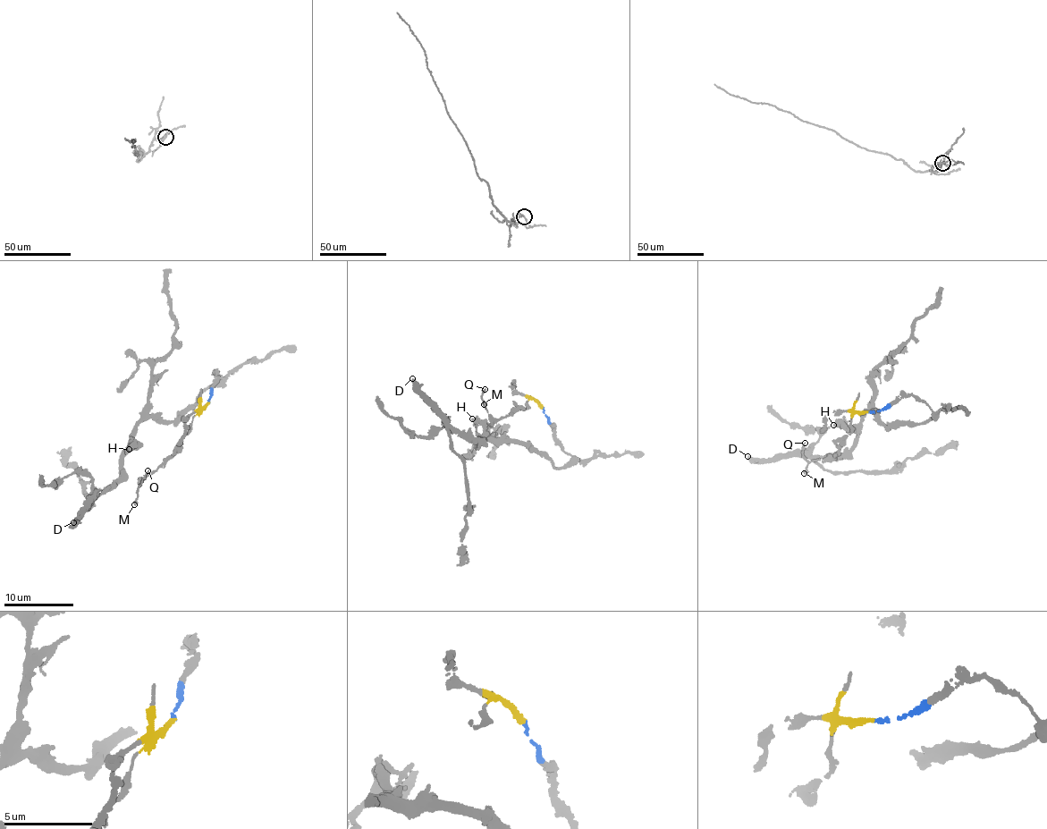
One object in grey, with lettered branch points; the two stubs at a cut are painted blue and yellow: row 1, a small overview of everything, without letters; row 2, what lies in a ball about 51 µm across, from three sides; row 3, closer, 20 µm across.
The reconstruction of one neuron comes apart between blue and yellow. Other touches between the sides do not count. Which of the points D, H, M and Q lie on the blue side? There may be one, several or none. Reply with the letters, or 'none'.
D, H

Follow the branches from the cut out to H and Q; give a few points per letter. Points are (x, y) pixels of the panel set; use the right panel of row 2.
H: (868, 411), (911, 395), (934, 415), (917, 424), (888, 425), (870, 409), (851, 430), (832, 425)
Q: (868, 411), (859, 410), (852, 414), (852, 432), (832, 456), (823, 461), (806, 459), (802, 454), (805, 443)

